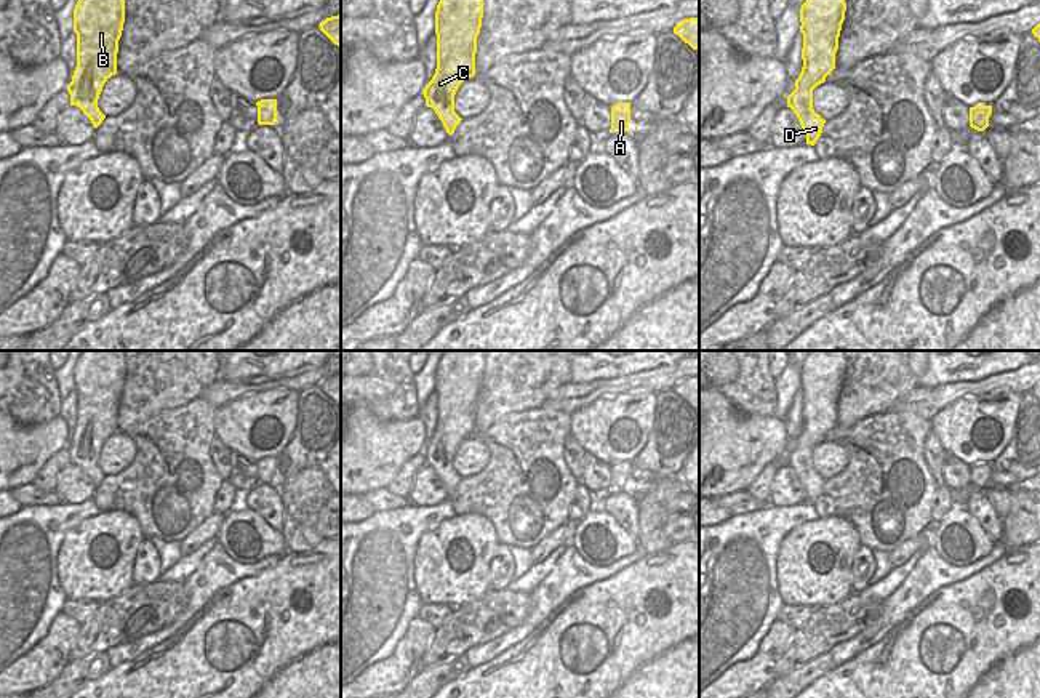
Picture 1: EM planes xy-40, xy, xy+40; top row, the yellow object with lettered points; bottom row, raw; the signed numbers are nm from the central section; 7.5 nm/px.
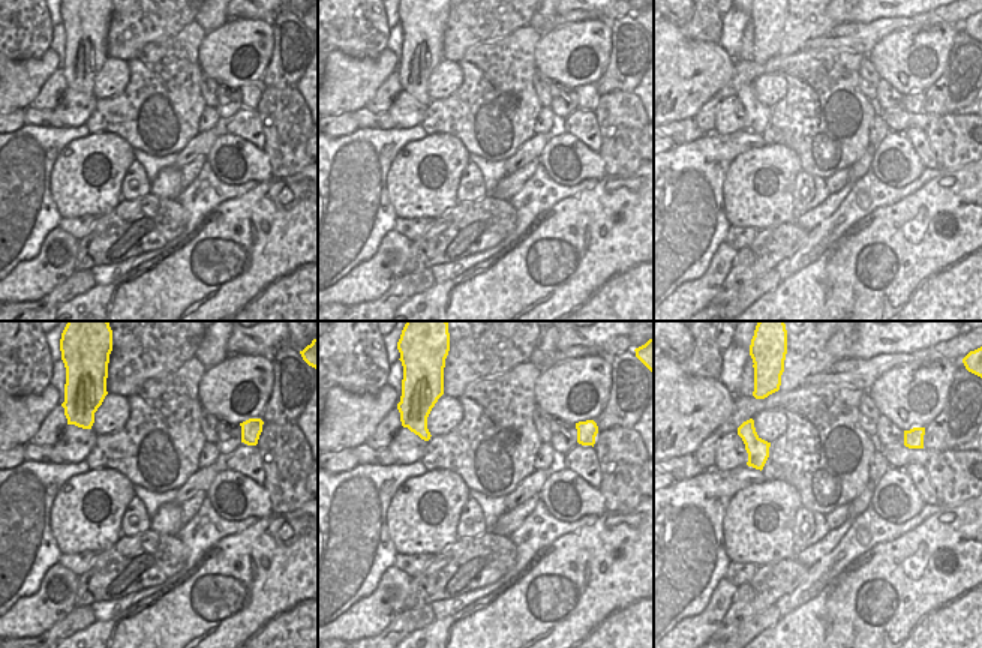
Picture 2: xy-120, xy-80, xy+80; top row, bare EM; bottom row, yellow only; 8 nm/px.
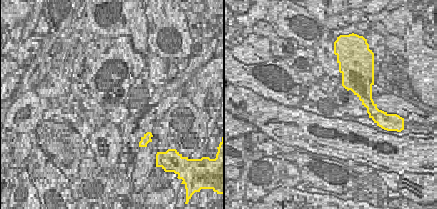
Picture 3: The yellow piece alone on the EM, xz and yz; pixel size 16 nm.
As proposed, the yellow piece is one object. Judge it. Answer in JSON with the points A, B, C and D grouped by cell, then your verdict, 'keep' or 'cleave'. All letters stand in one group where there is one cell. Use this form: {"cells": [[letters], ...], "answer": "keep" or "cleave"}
{"cells": [["A", "B", "C", "D"]], "answer": "keep"}

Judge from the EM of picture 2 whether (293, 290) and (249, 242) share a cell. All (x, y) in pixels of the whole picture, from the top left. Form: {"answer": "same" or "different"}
{"answer": "same"}

